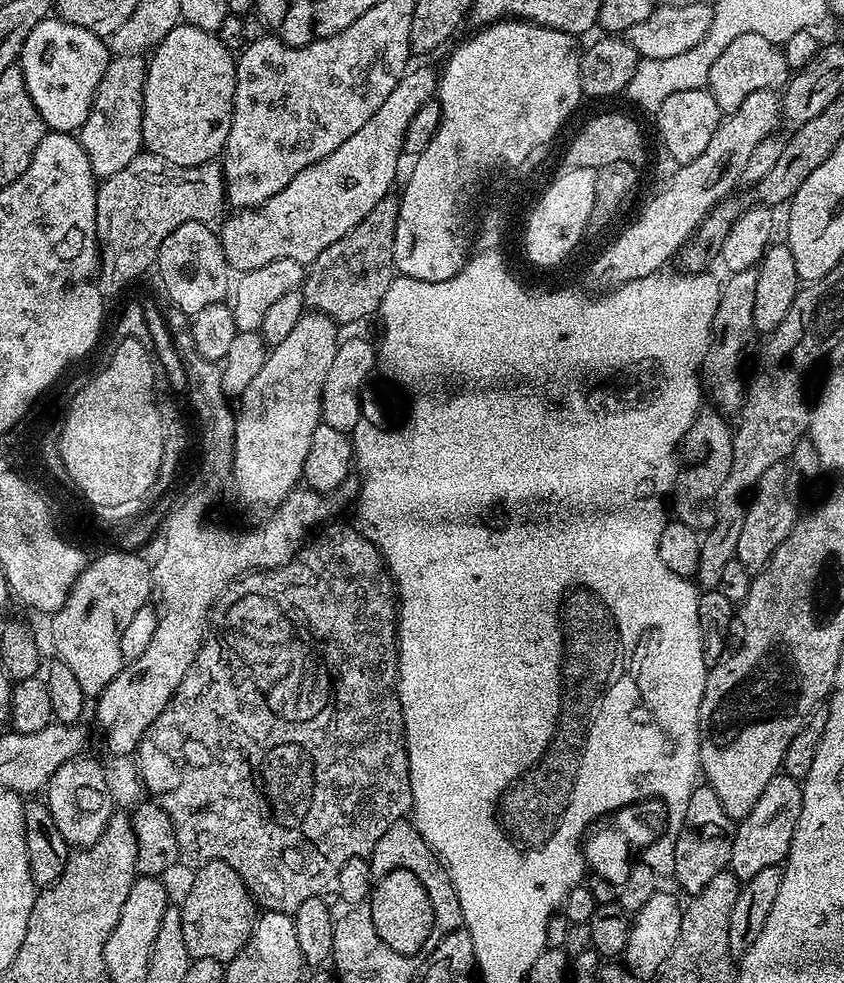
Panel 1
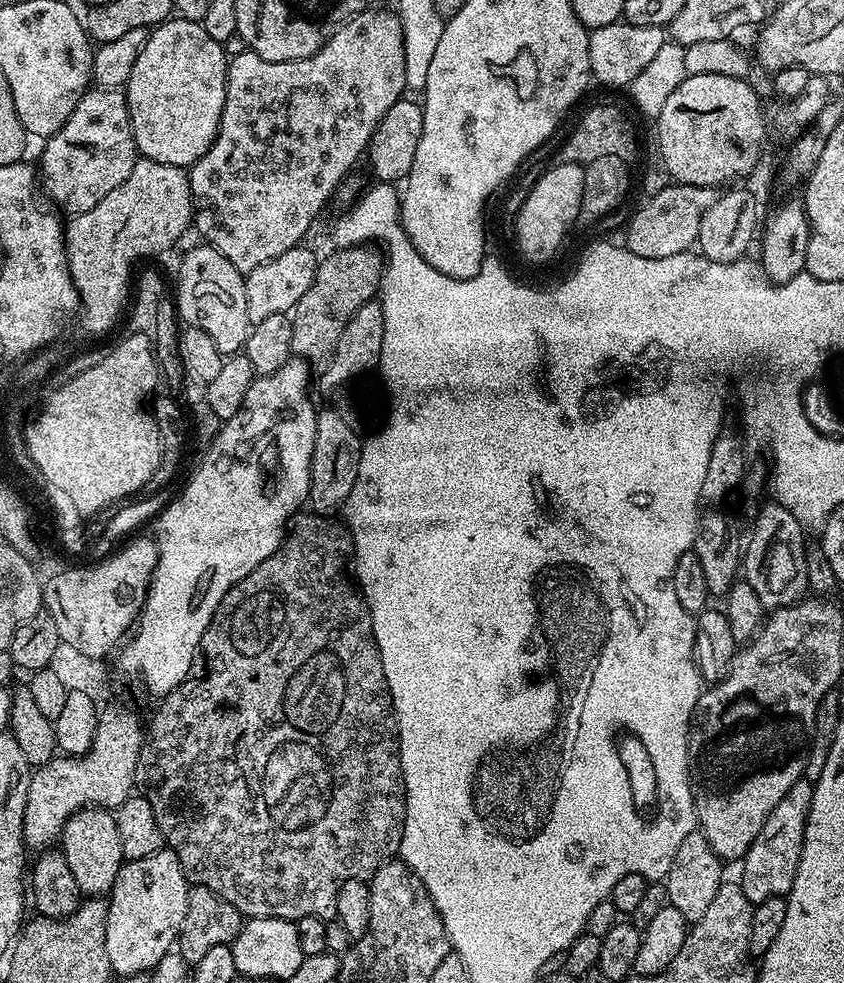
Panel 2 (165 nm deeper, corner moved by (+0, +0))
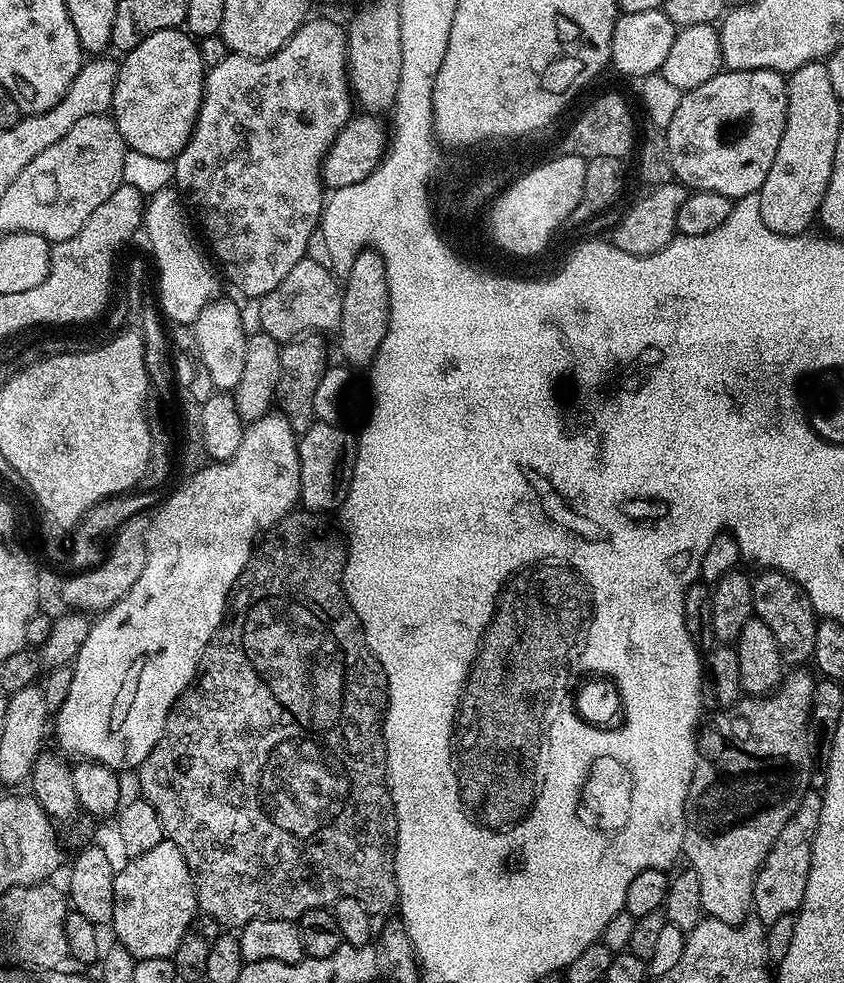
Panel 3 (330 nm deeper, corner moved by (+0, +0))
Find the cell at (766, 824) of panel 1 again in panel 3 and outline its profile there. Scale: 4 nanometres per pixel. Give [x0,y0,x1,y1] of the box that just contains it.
[752,790,822,926]

